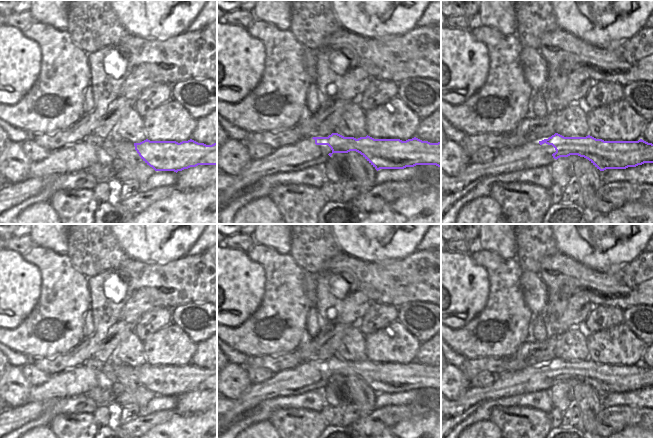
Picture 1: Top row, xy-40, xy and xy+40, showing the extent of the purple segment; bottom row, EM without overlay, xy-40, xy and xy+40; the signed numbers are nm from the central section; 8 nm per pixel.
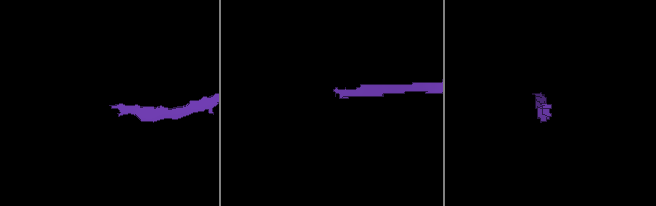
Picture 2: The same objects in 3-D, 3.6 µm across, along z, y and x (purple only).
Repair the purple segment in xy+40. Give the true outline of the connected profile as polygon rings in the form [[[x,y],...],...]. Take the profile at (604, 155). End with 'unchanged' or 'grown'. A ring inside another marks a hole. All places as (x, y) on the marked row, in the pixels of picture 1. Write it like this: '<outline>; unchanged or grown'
[[[555,133],[542,141],[500,149],[488,163],[470,163],[456,177],[441,171],[441,216],[486,177],[536,167],[549,167],[558,158],[570,155],[578,155],[588,159],[600,171],[626,169],[644,163],[653,163],[653,144],[642,139],[638,141],[604,141],[590,135],[586,137],[564,137]]]; grown

